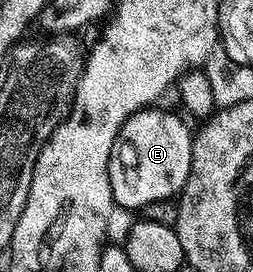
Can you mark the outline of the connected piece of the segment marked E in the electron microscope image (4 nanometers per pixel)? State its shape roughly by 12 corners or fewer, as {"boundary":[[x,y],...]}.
{"boundary":[[145,108],[122,124],[108,161],[112,201],[143,211],[175,199],[193,131]]}

